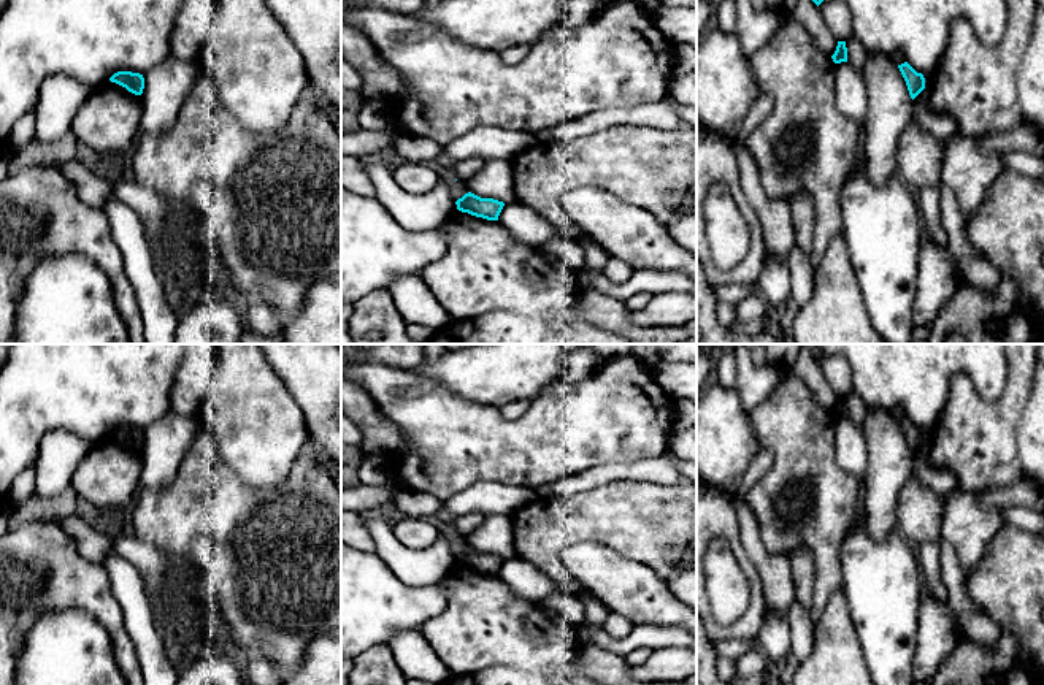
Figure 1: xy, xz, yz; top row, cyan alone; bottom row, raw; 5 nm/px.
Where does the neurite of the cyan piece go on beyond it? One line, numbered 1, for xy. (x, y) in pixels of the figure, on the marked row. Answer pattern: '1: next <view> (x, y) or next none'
1: next none

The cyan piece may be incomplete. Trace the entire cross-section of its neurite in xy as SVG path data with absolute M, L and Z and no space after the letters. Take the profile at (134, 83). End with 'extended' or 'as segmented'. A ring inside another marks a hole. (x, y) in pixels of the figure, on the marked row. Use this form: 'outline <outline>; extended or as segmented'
outline M117 71L109 78L109 81L125 87L135 95L141 95L144 89L144 78L140 73Z; as segmented

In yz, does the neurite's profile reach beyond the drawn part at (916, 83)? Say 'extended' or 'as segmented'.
as segmented

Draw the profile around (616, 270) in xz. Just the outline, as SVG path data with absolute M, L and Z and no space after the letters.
M611 257L609 262L603 268L603 274L612 282L612 284L622 284L625 282L631 274L635 268L630 266L622 258Z

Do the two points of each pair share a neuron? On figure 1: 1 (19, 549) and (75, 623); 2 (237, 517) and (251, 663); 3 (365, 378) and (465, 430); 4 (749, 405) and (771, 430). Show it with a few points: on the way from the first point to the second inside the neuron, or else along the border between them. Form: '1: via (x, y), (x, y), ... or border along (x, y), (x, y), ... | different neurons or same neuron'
1: border along (99, 620), (81, 609), (57, 608), (30, 627) | different neurons
2: border along (245, 652), (260, 650), (278, 668) | different neurons
3: via (391, 387), (416, 403), (440, 427) | same neuron
4: border along (781, 382), (749, 414) | different neurons

